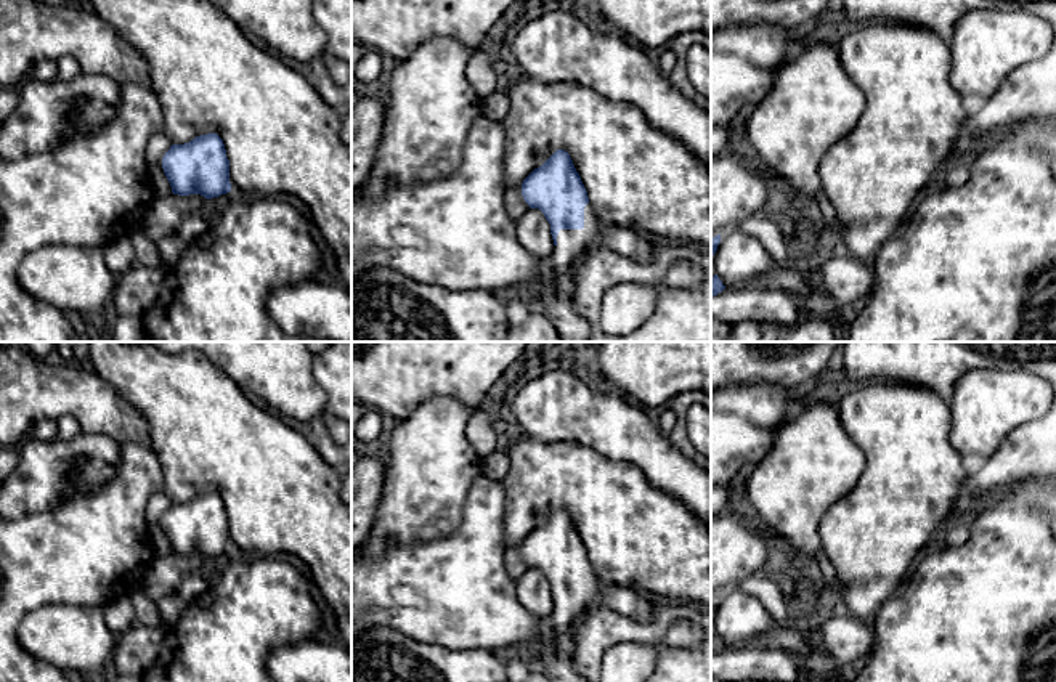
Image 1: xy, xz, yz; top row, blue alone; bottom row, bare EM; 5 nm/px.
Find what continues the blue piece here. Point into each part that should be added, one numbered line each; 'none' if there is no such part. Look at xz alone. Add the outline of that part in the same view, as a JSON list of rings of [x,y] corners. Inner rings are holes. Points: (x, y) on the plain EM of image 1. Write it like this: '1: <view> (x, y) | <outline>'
1: xz (454, 591) | [[[478,475],[464,501],[462,520],[449,536],[430,541],[412,541],[385,547],[377,557],[364,557],[351,550],[351,640],[376,627],[392,627],[406,637],[438,643],[449,650],[485,650],[502,655],[531,647],[536,640],[557,648],[565,634],[575,634],[583,616],[599,605],[602,583],[591,563],[584,566],[583,589],[560,589],[557,603],[547,618],[530,613],[517,597],[517,581],[504,565],[506,542],[506,491],[501,481]]]

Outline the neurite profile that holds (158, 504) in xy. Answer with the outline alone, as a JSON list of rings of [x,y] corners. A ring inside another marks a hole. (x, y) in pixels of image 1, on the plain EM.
[[[154,493],[148,499],[146,505],[146,522],[149,528],[151,542],[154,546],[156,555],[169,555],[172,554],[172,546],[162,528],[162,517],[170,509],[170,499],[160,493]]]

